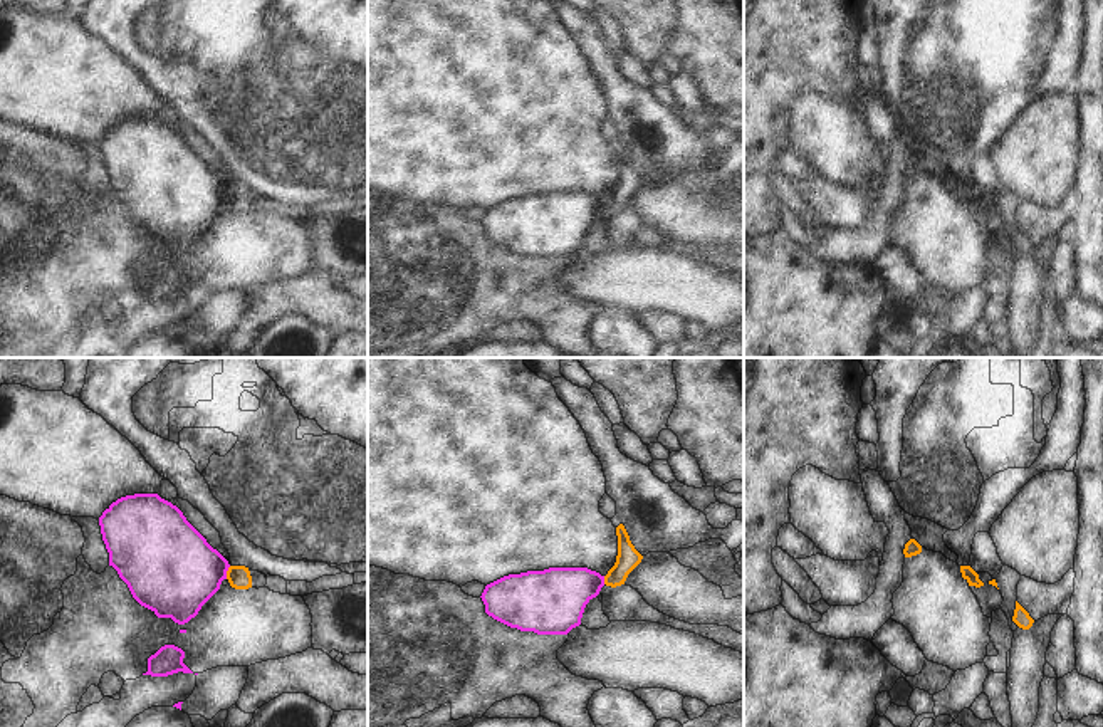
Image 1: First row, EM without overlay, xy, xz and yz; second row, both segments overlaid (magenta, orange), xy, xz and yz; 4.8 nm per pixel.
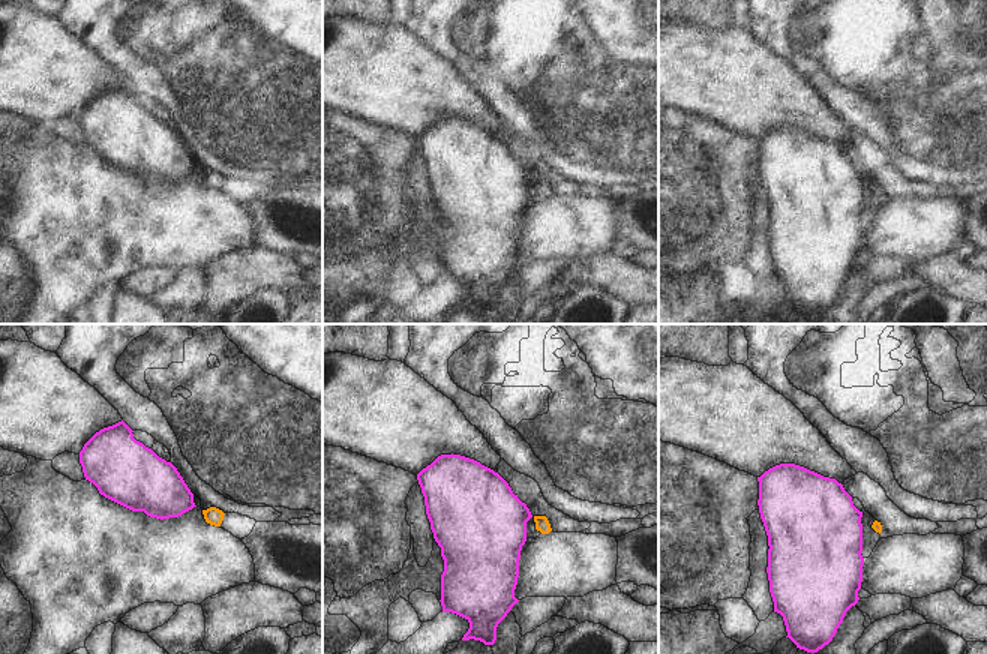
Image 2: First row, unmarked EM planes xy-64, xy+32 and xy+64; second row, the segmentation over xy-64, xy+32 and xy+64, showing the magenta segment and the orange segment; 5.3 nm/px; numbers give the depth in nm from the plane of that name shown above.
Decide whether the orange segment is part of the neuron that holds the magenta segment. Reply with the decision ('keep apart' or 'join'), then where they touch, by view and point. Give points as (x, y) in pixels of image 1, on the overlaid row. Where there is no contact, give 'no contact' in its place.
keep apart; meets magenta in xy at (225, 573)

